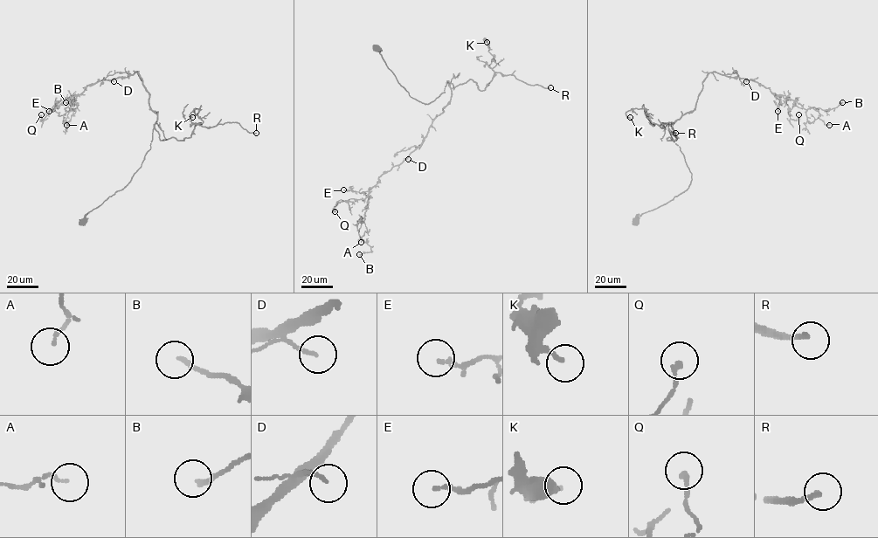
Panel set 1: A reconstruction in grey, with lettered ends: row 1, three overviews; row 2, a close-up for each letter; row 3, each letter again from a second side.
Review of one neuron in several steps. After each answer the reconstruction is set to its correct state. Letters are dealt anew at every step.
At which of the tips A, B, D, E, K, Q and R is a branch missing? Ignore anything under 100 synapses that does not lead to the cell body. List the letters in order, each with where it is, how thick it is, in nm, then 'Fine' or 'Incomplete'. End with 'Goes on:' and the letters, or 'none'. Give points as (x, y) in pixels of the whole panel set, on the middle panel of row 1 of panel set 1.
A: Place: (361, 242). Thickness 120 nm. Fine
B: Place: (359, 254). Thickness 200 nm. Fine
D: Place: (408, 159). Thickness 140 nm. Fine
E: Place: (343, 189). Thickness 160 nm. Fine
K: Place: (487, 42). Thickness 160 nm. Fine
Q: Place: (335, 211). Thickness 180 nm. Fine
R: Place: (550, 87). Thickness 180 nm. Incomplete
Goes on: R

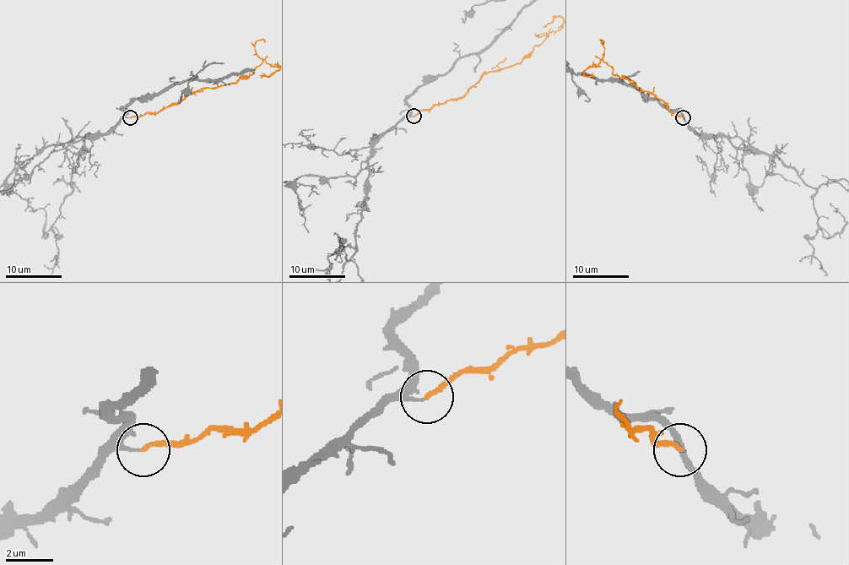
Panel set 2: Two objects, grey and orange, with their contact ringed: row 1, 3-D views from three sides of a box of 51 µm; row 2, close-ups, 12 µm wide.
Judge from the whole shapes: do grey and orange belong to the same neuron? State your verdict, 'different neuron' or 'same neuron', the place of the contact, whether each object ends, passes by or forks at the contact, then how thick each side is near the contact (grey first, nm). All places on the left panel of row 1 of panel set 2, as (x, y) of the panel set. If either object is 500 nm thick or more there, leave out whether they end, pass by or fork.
different neuron; at (130, 117); grey ends there; orange ends there; 150 nm thick on the grey side, 190 nm on the other

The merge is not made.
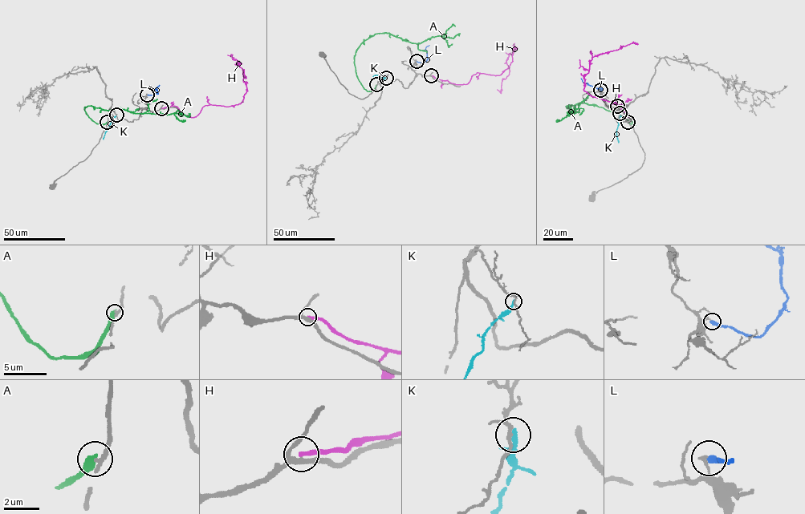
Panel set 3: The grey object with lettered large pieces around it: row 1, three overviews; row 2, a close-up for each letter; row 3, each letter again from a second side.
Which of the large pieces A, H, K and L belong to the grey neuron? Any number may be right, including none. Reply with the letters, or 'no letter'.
no letter

